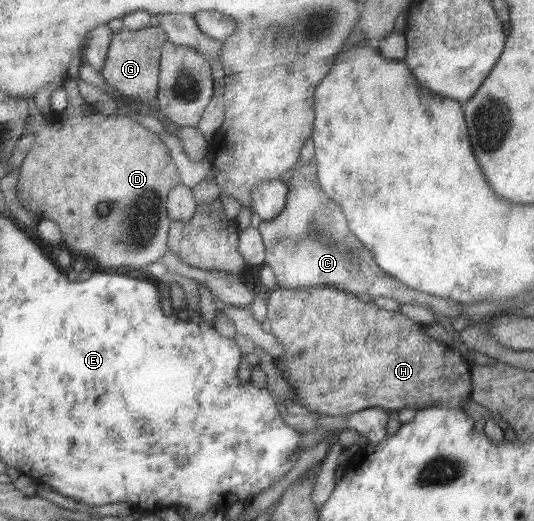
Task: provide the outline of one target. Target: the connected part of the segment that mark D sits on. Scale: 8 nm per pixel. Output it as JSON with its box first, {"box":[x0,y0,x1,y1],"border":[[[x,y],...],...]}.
{"box":[19,95,183,270],"border":[[[83,95],[76,100],[76,108],[70,106],[66,112],[64,112],[64,118],[61,118],[60,122],[51,121],[50,116],[42,114],[38,110],[38,106],[34,105],[32,110],[32,128],[34,132],[38,134],[38,141],[30,155],[25,160],[25,163],[21,167],[21,175],[19,178],[19,199],[23,203],[23,206],[31,209],[39,214],[44,219],[52,219],[63,228],[64,234],[68,244],[72,250],[82,250],[82,252],[88,252],[90,256],[96,258],[98,264],[104,264],[106,268],[122,268],[122,266],[132,266],[132,268],[142,268],[146,270],[147,266],[154,264],[154,262],[163,261],[164,256],[168,254],[168,250],[171,248],[171,228],[175,223],[171,217],[170,209],[168,208],[170,195],[176,188],[180,187],[183,180],[183,173],[179,168],[179,164],[176,162],[175,156],[172,154],[171,148],[168,144],[164,143],[164,139],[157,132],[154,132],[151,128],[144,126],[140,121],[130,117],[128,114],[122,112],[118,114],[107,115],[99,112],[88,113],[89,102],[83,97]]]}

